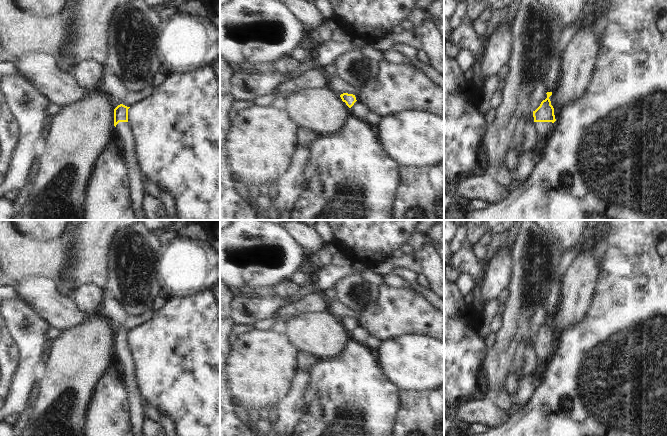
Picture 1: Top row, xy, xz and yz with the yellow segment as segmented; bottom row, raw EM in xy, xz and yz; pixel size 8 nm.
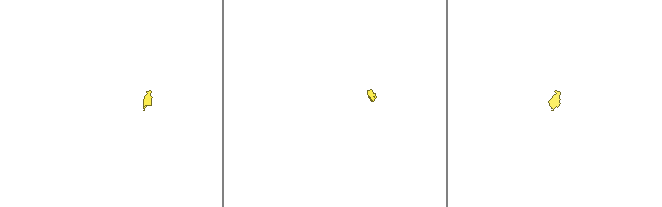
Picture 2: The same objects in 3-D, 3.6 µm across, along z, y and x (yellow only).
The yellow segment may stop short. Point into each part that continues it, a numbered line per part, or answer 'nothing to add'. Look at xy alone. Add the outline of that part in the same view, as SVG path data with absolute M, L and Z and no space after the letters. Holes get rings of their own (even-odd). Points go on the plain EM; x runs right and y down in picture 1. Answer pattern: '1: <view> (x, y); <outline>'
1: xy (125, 362); M119 346L115 354L115 365L119 369L122 380L128 390L135 434L136 436L145 436L144 425L147 418L142 406L142 394L138 389L138 376L132 349L130 346Z

